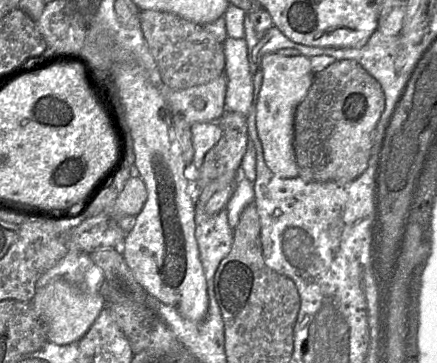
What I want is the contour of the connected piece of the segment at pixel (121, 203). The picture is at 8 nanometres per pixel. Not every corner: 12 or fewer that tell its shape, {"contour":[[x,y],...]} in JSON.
{"contour":[[126,181],[109,215],[137,216],[148,193],[144,181]]}

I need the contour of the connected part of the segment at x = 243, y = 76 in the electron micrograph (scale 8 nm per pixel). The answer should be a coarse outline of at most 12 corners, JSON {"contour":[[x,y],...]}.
{"contour":[[245,38],[223,43],[225,110],[249,114],[253,77]]}

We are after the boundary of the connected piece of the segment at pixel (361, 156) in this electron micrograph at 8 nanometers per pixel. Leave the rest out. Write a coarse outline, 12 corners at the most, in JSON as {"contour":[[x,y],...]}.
{"contour":[[354,60],[315,72],[294,115],[299,177],[367,168],[385,107]]}

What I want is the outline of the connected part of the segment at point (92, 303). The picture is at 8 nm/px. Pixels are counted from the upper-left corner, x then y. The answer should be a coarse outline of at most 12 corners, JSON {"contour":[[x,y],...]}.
{"contour":[[61,279],[32,304],[47,341],[79,342],[106,306]]}

